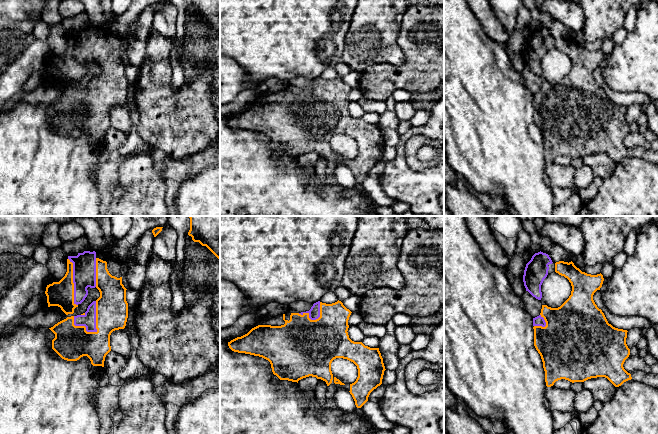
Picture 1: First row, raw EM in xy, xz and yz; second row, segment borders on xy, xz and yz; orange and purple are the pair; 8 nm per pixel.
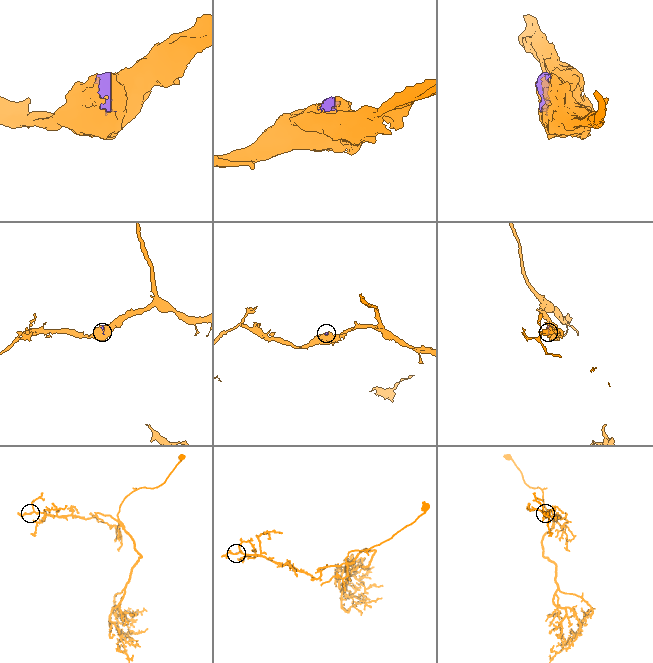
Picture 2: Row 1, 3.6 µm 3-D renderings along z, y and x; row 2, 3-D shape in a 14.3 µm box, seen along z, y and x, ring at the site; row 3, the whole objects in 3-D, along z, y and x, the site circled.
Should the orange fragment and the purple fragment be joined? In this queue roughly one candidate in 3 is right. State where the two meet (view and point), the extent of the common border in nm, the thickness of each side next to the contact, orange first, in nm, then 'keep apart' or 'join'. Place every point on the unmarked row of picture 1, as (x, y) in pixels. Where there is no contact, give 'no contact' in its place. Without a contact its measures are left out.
xy (96, 103) | 260 nm | 280/120 nm | join

